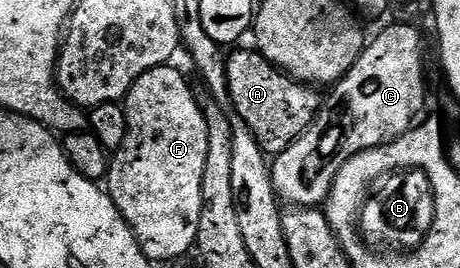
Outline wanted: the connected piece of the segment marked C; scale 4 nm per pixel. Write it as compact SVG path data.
M393 24L383 29L374 40L372 37L368 41L355 66L351 66L349 73L332 85L330 92L333 93L327 96L327 106L318 112L313 127L272 161L273 189L277 191L277 199L286 205L295 208L317 208L324 205L331 194L335 174L339 174L341 167L355 158L355 154L389 144L418 123L419 117L426 111L425 52L421 49L420 34L409 24Z

